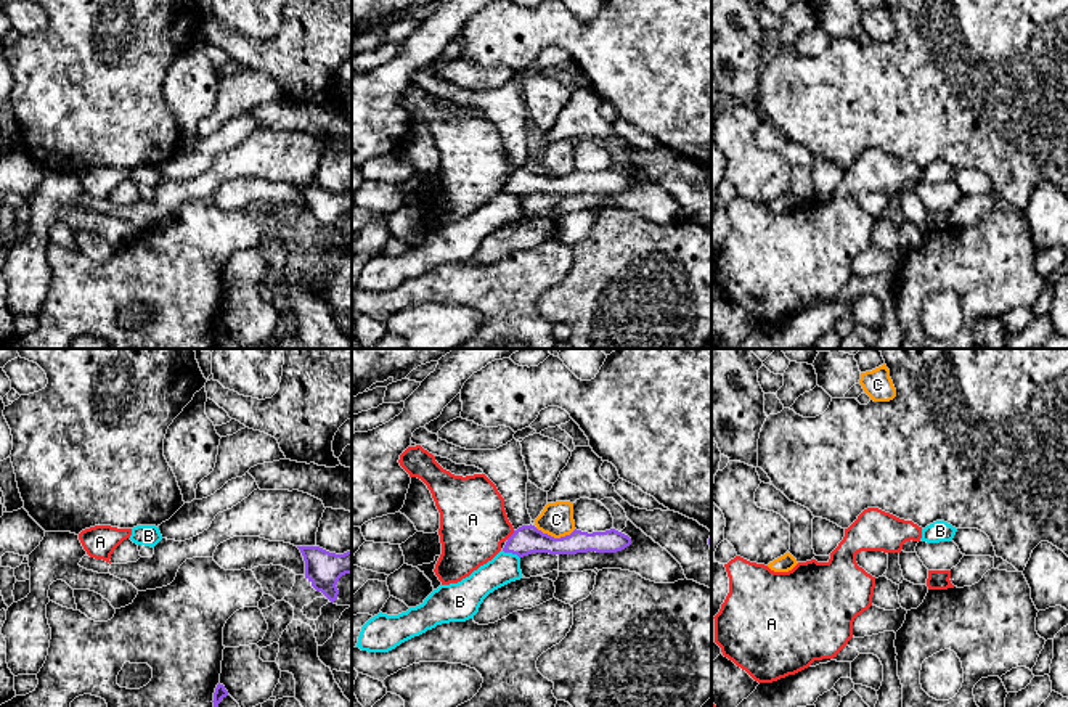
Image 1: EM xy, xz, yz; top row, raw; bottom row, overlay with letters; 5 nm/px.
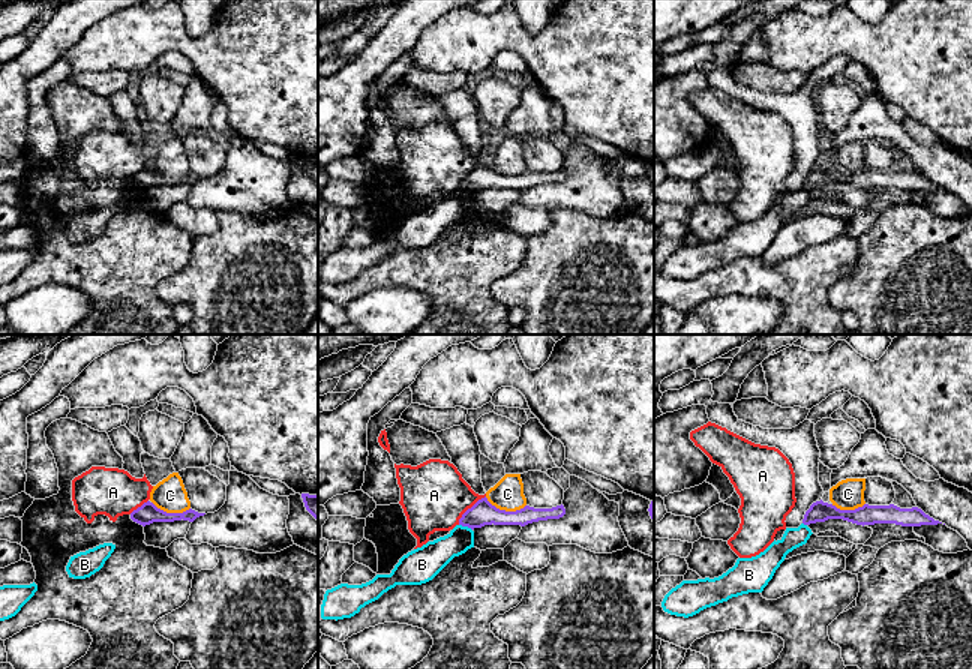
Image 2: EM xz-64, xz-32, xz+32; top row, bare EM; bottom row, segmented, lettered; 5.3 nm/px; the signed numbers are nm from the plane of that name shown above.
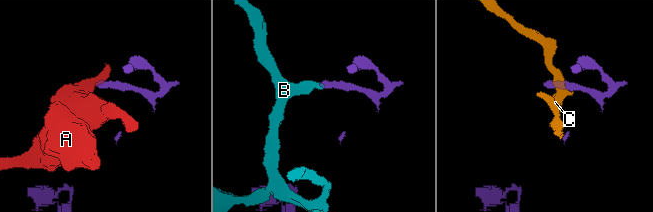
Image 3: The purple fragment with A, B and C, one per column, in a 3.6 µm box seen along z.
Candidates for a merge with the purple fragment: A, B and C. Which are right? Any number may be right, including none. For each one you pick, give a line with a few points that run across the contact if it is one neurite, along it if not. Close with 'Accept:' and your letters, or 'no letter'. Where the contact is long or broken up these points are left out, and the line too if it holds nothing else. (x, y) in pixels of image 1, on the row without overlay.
Accept: no letter

